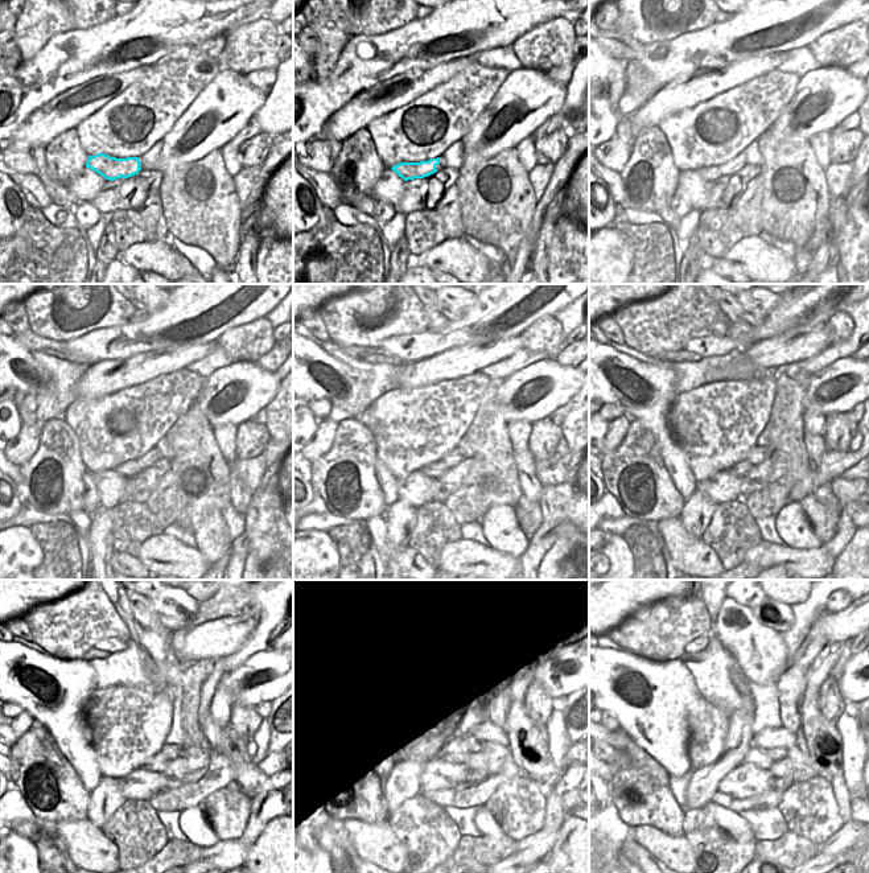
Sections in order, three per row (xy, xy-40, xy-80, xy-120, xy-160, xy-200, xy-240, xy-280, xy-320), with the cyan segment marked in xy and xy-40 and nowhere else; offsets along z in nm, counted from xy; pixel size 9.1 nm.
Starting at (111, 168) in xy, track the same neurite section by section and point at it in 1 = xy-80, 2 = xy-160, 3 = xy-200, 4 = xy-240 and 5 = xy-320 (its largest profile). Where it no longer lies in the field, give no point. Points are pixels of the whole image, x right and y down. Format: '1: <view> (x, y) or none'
1: xy-80 (709, 173)
2: xy-160 (436, 469)
3: xy-200 (742, 468)
4: xy-240 (157, 762)
5: xy-320 (760, 758)

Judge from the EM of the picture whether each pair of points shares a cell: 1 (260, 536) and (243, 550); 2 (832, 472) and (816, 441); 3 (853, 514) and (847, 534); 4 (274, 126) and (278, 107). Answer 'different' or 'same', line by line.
1: different
2: different
3: same
4: same

